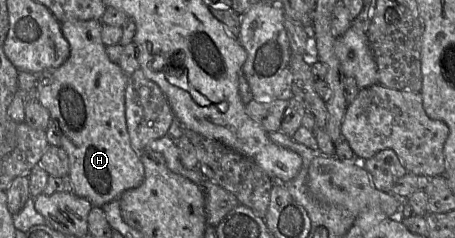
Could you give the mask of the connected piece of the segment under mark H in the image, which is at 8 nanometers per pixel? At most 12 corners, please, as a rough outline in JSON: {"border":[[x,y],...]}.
{"border":[[97,20],[62,22],[39,74],[73,193],[100,208],[140,186],[128,77]]}

